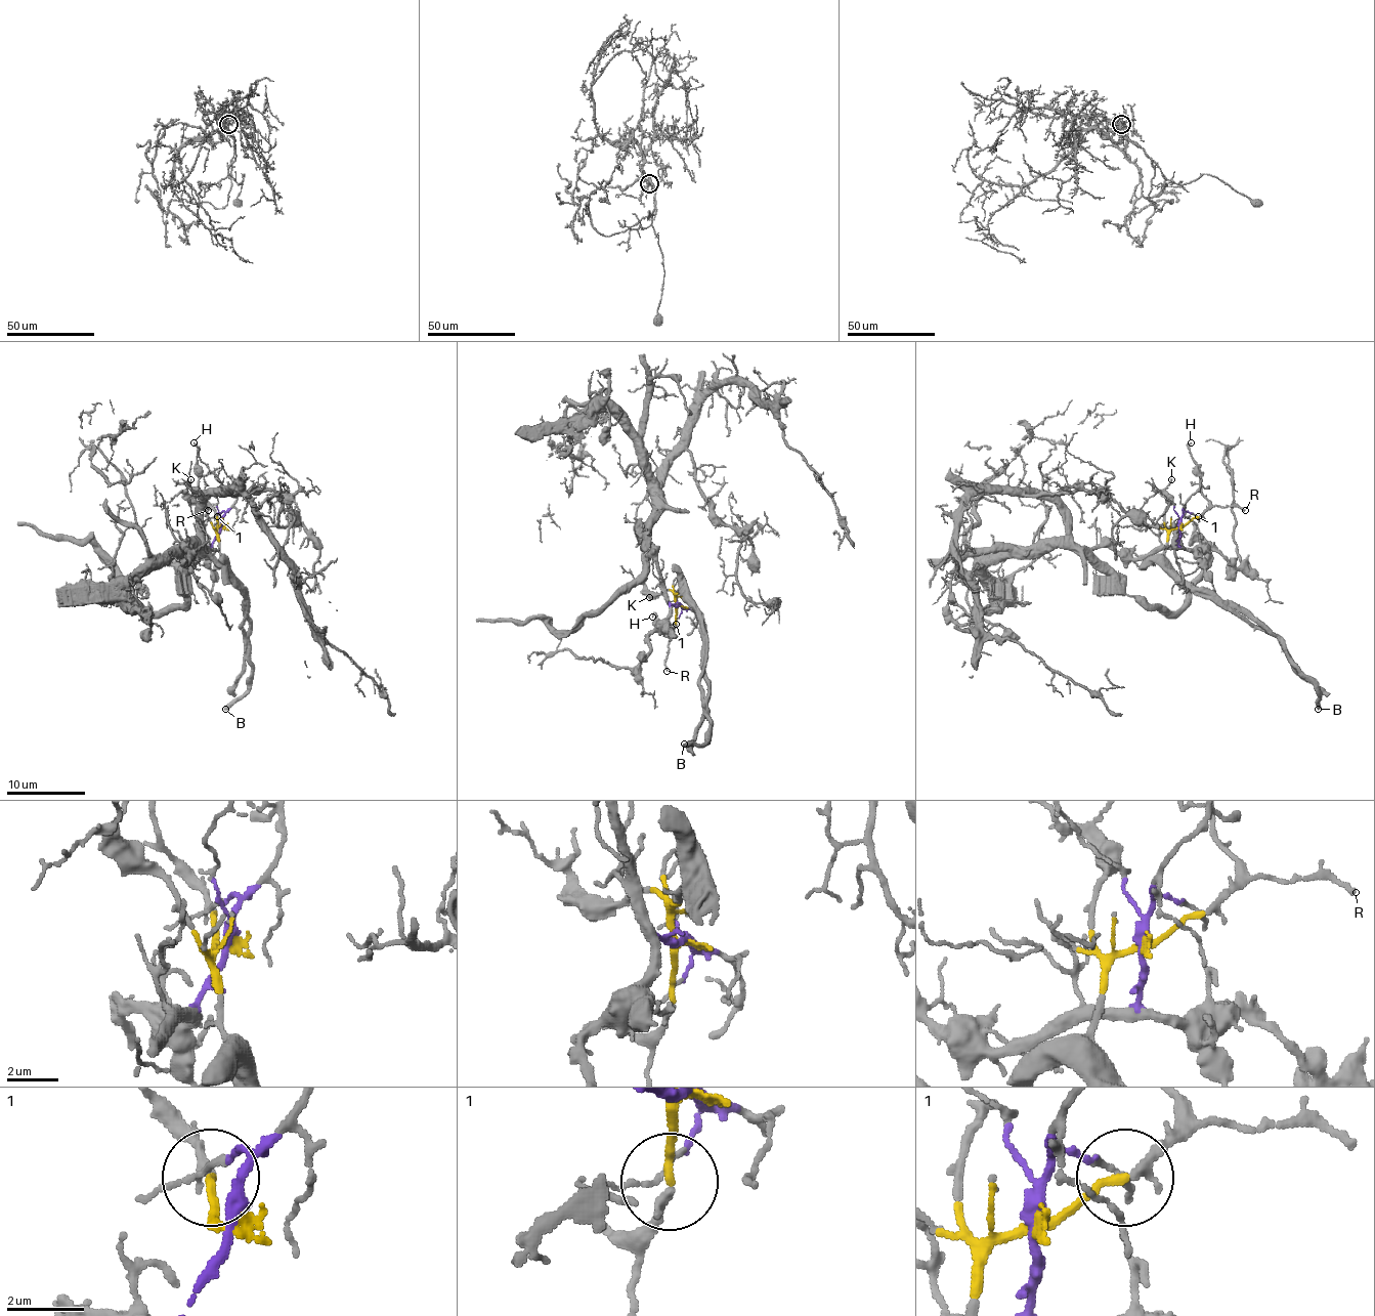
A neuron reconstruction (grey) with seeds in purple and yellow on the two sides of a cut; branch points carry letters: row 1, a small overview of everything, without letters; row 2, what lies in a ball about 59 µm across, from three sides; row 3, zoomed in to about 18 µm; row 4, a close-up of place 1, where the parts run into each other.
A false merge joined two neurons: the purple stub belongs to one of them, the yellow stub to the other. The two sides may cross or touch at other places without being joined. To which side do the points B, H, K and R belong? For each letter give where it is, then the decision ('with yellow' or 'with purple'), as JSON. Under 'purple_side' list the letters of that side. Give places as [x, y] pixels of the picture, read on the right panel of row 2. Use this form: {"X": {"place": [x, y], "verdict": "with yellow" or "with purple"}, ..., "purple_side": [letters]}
{"B": {"place": [1318, 709], "verdict": "with yellow"}, "H": {"place": [1191, 442], "verdict": "with yellow"}, "K": {"place": [1171, 479], "verdict": "with yellow"}, "R": {"place": [1245, 510], "verdict": "with yellow"}, "purple_side": []}

